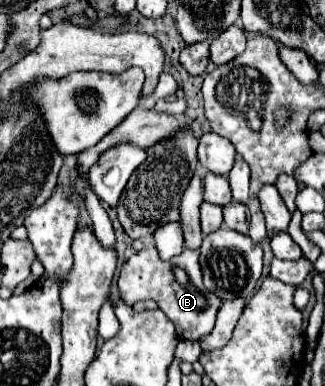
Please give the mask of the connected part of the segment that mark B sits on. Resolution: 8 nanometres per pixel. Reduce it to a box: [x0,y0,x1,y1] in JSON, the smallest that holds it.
[117,245,221,341]

